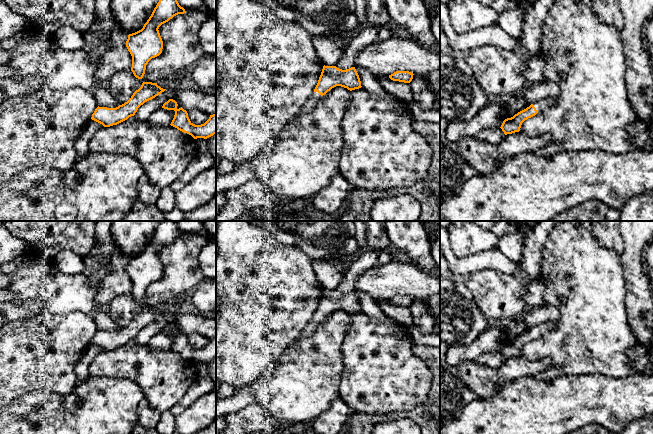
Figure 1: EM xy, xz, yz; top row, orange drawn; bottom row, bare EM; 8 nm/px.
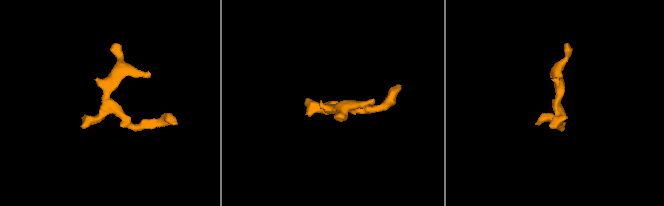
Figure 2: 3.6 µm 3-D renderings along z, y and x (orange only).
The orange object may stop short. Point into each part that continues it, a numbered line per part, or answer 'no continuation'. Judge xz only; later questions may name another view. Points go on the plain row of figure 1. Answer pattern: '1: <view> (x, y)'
1: xz (308, 331)

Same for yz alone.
1: yz (542, 329)

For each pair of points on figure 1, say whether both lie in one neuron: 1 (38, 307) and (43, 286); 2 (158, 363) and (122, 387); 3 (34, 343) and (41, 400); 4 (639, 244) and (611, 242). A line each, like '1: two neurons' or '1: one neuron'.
1: two neurons
2: two neurons
3: two neurons
4: two neurons

